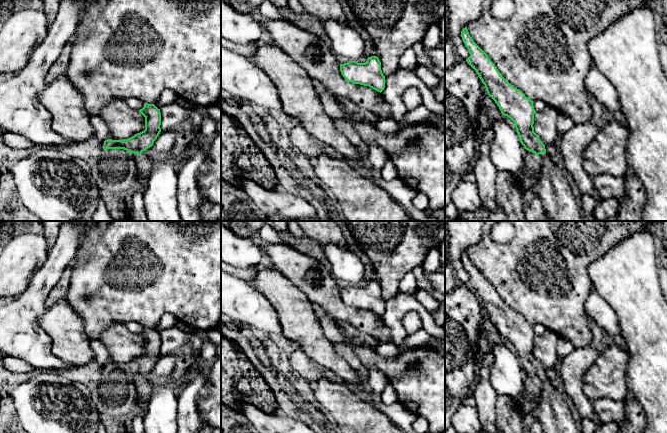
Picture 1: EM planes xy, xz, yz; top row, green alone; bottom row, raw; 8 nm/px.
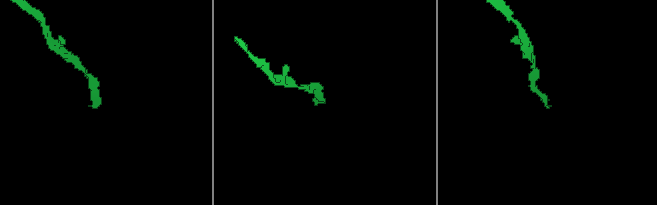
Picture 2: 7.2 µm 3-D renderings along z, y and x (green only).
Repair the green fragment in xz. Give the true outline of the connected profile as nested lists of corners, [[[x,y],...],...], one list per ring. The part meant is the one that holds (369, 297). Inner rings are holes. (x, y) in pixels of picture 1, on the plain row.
[[[377,280],[368,281],[365,287],[349,285],[340,288],[342,300],[354,308],[369,310],[370,312],[382,316],[385,312],[385,300],[381,294],[381,286]]]

